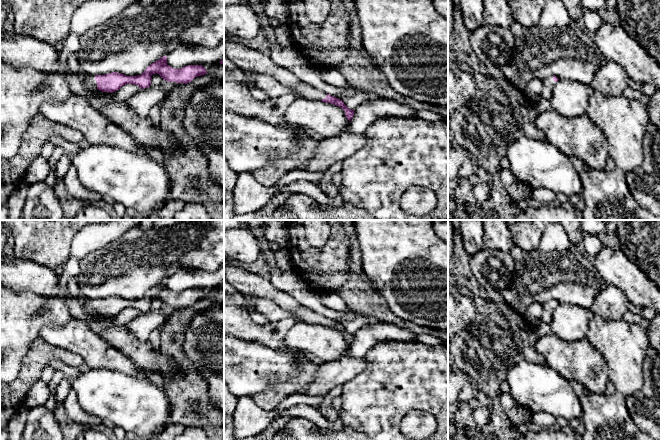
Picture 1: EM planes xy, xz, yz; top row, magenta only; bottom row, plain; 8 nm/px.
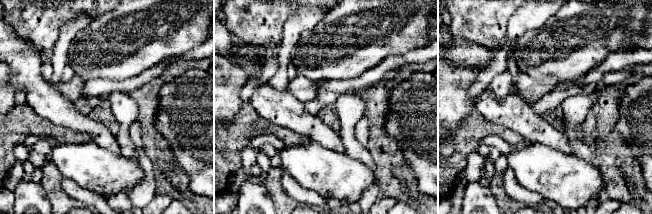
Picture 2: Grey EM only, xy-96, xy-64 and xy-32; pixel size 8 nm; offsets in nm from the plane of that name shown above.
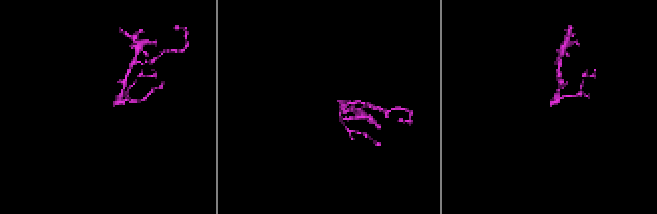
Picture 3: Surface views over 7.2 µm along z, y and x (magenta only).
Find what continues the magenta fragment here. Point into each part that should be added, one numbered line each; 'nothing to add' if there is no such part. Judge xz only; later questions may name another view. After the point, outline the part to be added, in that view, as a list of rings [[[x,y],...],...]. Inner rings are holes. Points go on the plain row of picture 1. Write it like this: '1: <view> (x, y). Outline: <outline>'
1: xz (247, 283). Outline: [[[224,264],[224,278],[244,296],[269,298],[282,309],[292,313],[299,321],[321,325],[327,320],[325,316],[301,305],[294,297],[274,287],[270,279],[247,272],[238,264]]]

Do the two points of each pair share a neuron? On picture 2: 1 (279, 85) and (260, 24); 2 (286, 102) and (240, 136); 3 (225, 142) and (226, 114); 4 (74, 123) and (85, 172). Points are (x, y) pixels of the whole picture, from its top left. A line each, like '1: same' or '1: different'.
1: different
2: different
3: different
4: different

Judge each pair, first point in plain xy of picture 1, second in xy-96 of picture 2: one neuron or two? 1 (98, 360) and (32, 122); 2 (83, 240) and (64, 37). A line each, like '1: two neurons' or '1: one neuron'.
1: two neurons
2: one neuron

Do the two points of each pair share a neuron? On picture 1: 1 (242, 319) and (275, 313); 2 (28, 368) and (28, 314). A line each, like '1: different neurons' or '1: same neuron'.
1: different neurons
2: different neurons

